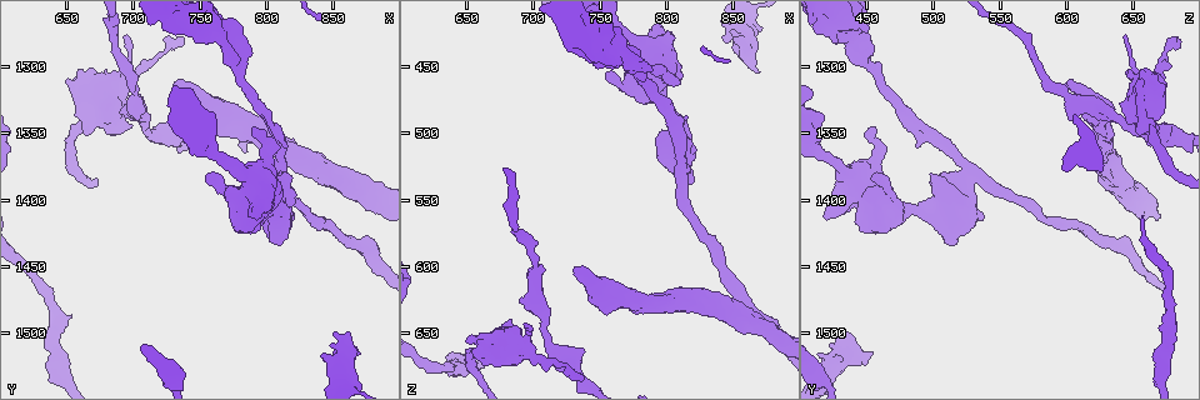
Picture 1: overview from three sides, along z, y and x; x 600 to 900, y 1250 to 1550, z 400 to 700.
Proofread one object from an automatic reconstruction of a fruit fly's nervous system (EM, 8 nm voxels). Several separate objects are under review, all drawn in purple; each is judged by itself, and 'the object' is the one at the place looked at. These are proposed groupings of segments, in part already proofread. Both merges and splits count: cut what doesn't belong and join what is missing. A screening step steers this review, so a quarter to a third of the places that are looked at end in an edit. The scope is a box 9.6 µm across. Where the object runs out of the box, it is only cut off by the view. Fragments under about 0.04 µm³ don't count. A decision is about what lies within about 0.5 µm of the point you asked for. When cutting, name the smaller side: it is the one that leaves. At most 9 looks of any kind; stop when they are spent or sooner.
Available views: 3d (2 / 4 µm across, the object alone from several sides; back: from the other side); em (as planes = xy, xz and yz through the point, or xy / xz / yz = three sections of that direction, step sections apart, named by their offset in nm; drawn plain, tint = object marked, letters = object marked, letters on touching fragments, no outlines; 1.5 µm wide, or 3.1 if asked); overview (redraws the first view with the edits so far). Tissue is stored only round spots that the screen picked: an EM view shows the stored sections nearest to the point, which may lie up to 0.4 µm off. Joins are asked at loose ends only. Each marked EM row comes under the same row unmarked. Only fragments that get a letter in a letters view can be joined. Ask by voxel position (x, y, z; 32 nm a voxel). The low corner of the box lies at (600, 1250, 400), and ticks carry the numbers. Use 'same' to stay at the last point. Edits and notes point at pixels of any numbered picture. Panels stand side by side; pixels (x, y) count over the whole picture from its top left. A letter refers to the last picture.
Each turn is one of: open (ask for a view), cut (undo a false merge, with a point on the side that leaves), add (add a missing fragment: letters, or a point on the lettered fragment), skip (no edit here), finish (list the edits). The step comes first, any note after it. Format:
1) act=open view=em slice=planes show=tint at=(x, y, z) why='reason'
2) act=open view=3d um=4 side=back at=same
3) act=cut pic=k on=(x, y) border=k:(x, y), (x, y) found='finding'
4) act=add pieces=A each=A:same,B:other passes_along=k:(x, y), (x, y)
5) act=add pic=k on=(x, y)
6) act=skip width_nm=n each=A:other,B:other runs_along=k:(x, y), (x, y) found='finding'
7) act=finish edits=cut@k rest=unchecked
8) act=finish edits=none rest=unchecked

act=open view=3d um=2 at=(702, 1320, 604) why='sudden change in width'

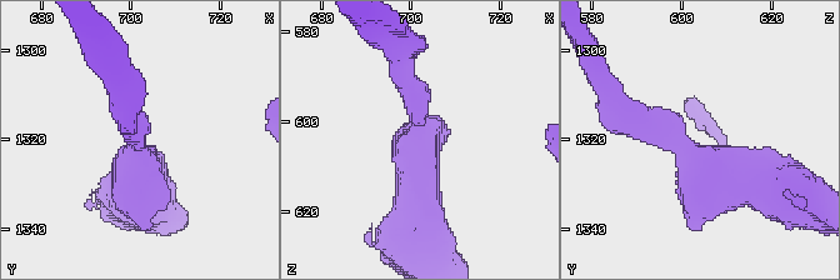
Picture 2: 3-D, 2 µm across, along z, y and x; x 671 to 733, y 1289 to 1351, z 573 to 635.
act=open view=em slice=planes show=tint at=(701, 1323, 601) arm_widths_nm=170,400 why='now the EM'

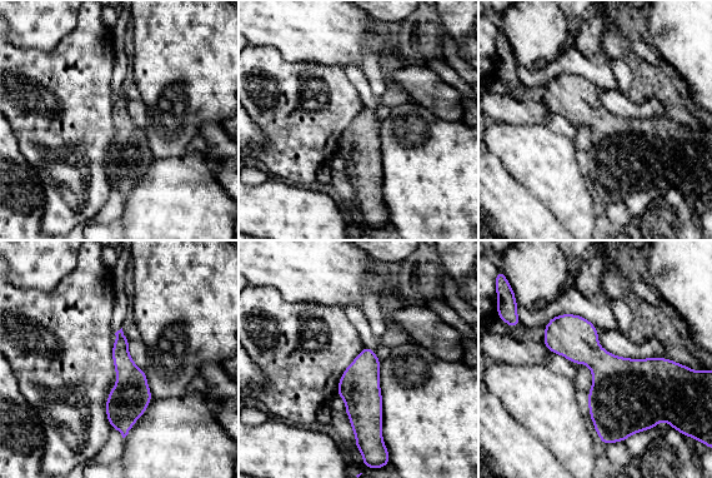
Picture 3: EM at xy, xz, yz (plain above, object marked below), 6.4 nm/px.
act=open view=em slice=planes show=letters at=same

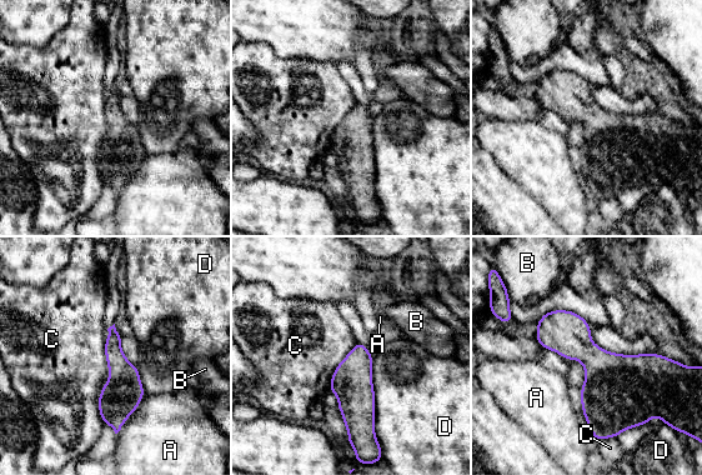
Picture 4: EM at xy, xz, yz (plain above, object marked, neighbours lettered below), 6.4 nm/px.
act=skip each=A:other,B:other,C:other,D:other border=4:(105, 340), (101, 423) found='one cell here'

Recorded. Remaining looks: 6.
act=open view=em slice=planes show=letters at=(736, 1278, 680) why='an open end'

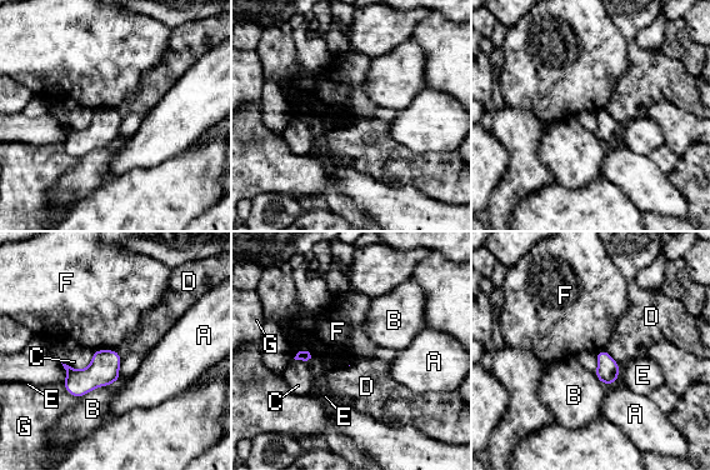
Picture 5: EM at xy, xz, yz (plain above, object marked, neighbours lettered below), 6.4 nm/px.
act=skip each=A:other,B:other,C:other,D:other,E:other,F:other,G:other border=5:(94, 349), (115, 350) found='none of them fits'

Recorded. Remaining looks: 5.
act=open view=em slice=yz step=8 show=tint at=(716, 1352, 662) why='sudden change in width'

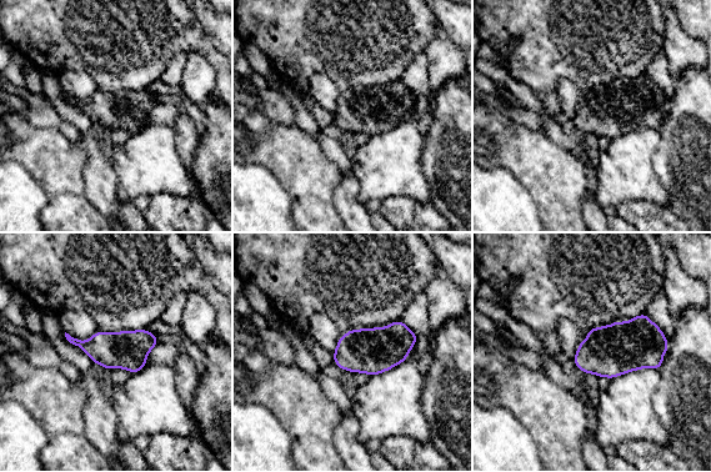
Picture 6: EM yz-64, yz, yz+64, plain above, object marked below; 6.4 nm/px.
act=open view=em slice=planes show=letters at=same

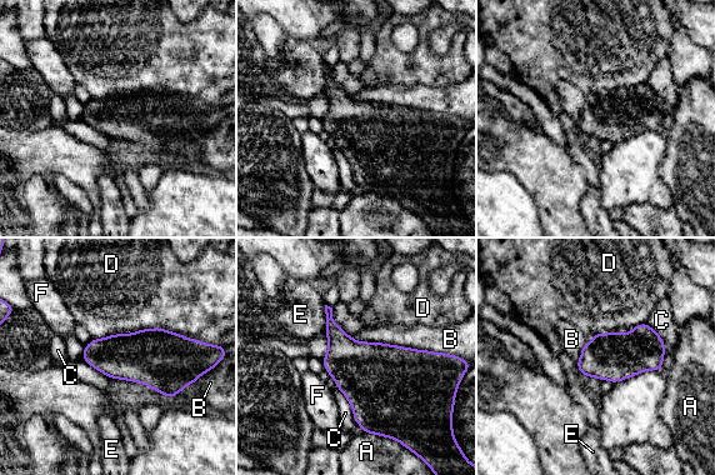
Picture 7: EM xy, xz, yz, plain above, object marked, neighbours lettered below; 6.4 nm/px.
act=skip longest_contact=D:700nm each=A:other,B:other,C:other,D:other,E:other,F:other found='continuous, no second cell'

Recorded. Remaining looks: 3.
act=open view=em slice=planes show=letters at=(694, 1278, 644) why='branch stops here'

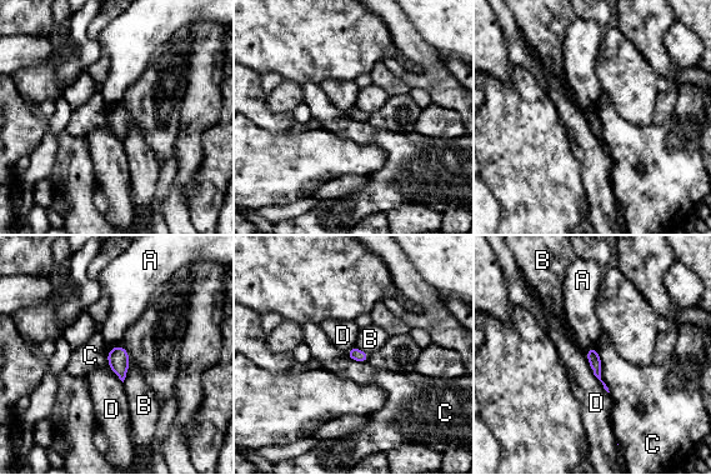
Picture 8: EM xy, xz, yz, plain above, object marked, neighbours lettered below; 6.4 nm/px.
act=skip longest_contact=D:320nm each=A:other,B:other,C:other,D:other border=8:(601, 364), (601, 380), (610, 391) found='no lettered fragment goes on from it'

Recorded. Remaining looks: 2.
act=finish edits=none rest=unchecked

